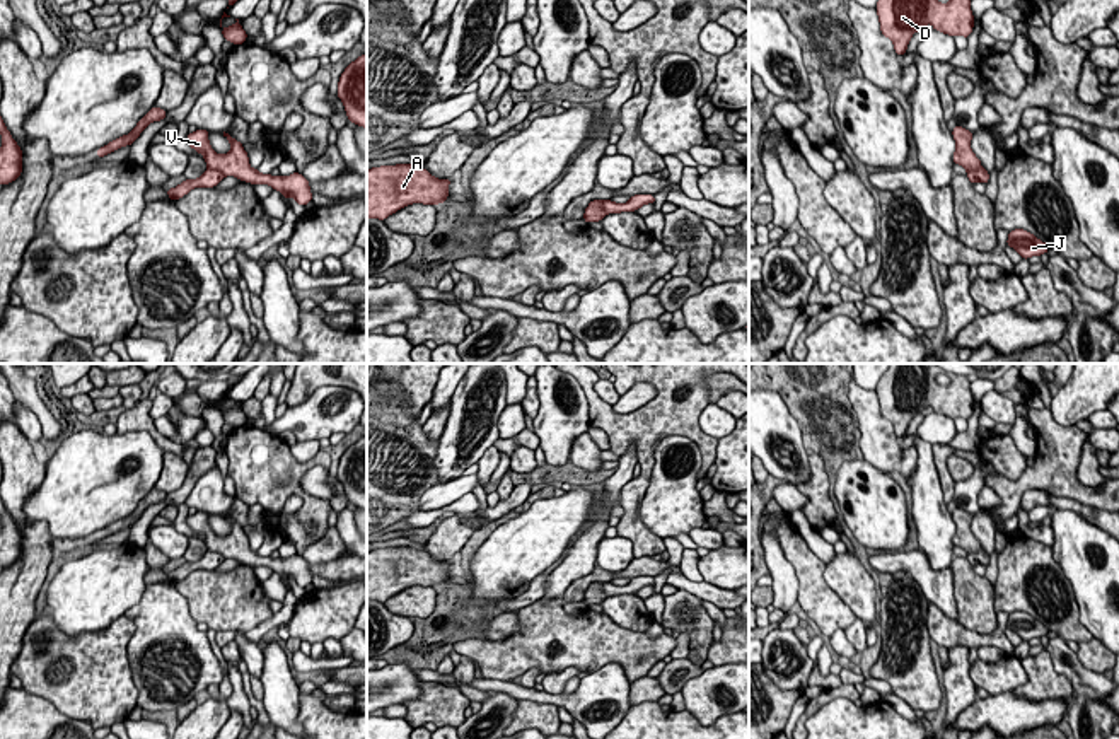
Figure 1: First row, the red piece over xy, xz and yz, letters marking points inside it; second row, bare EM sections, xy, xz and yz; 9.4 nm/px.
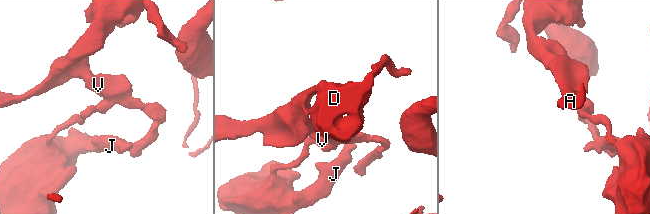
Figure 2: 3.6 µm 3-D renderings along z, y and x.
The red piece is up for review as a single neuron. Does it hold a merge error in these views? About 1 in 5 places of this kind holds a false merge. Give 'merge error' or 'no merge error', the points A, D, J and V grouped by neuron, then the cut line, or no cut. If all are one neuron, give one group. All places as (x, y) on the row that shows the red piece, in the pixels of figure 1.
merge error; groups A D V / J; cut xy (208, 166), (224, 176)

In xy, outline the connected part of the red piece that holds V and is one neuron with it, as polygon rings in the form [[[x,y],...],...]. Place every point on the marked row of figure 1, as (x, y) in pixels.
[[[198,128],[196,131],[188,133],[186,142],[191,148],[203,155],[210,169],[217,169],[223,176],[234,176],[251,184],[270,184],[287,200],[293,196],[295,201],[302,207],[312,201],[309,181],[300,172],[293,172],[290,176],[261,174],[258,169],[251,167],[247,152],[241,142],[223,131],[223,137],[230,143],[230,152],[220,155],[210,147],[208,135],[208,130]]]

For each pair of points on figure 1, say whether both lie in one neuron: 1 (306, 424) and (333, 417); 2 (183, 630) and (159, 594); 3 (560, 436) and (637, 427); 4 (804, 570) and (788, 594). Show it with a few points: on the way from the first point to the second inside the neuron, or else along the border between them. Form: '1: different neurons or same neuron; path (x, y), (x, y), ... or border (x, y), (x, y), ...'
1: same neuron; path (313, 420), (326, 417)
2: same neuron; path (174, 622), (162, 610), (161, 603)
3: different neurons; border (580, 386), (587, 401), (591, 425)
4: different neurons; border (780, 543), (785, 558), (794, 569), (799, 599)

